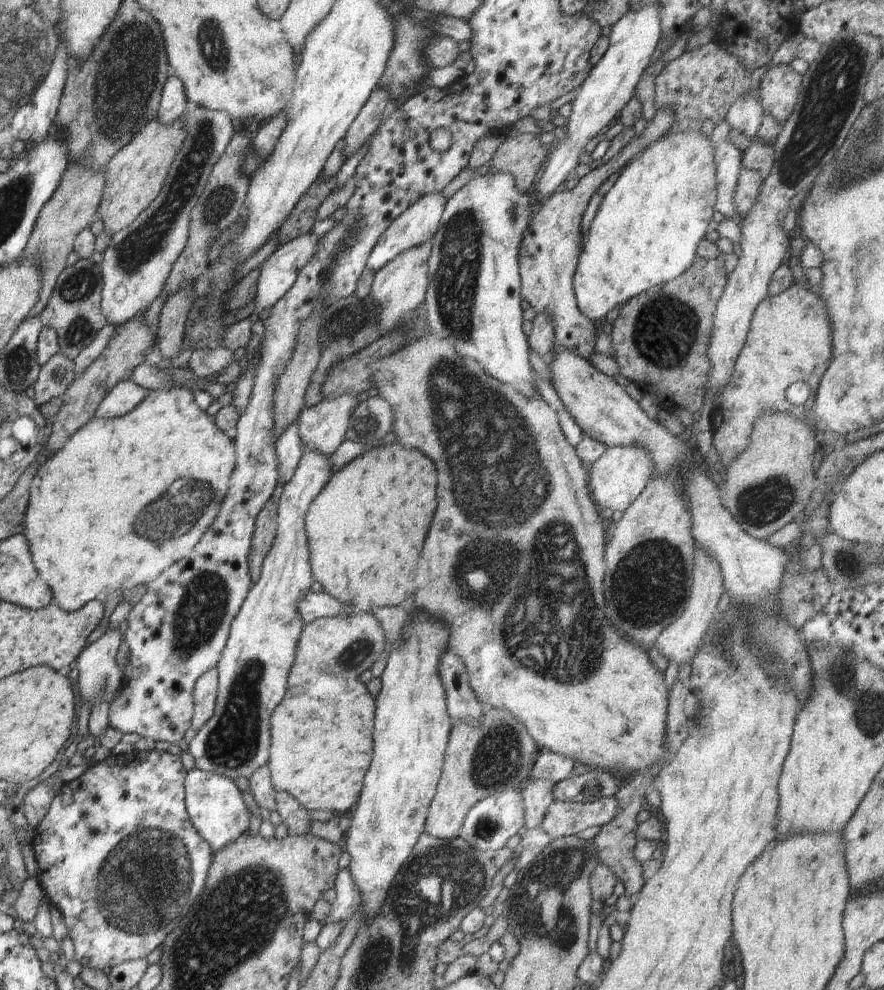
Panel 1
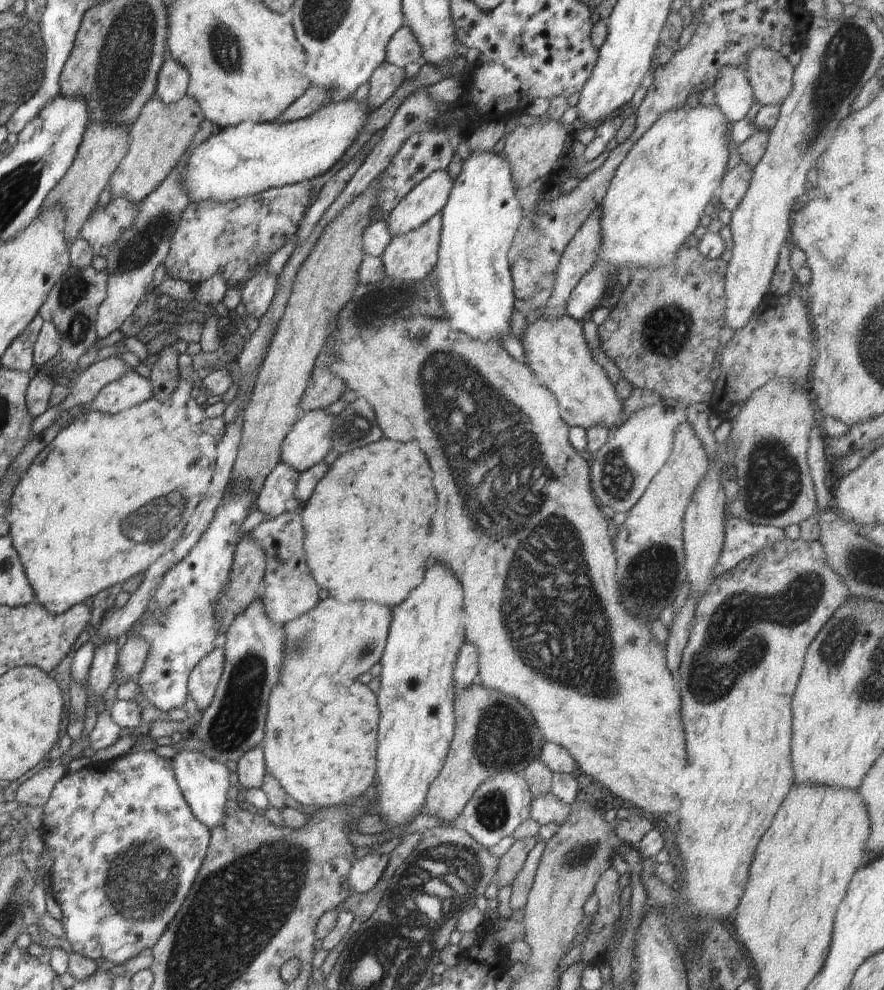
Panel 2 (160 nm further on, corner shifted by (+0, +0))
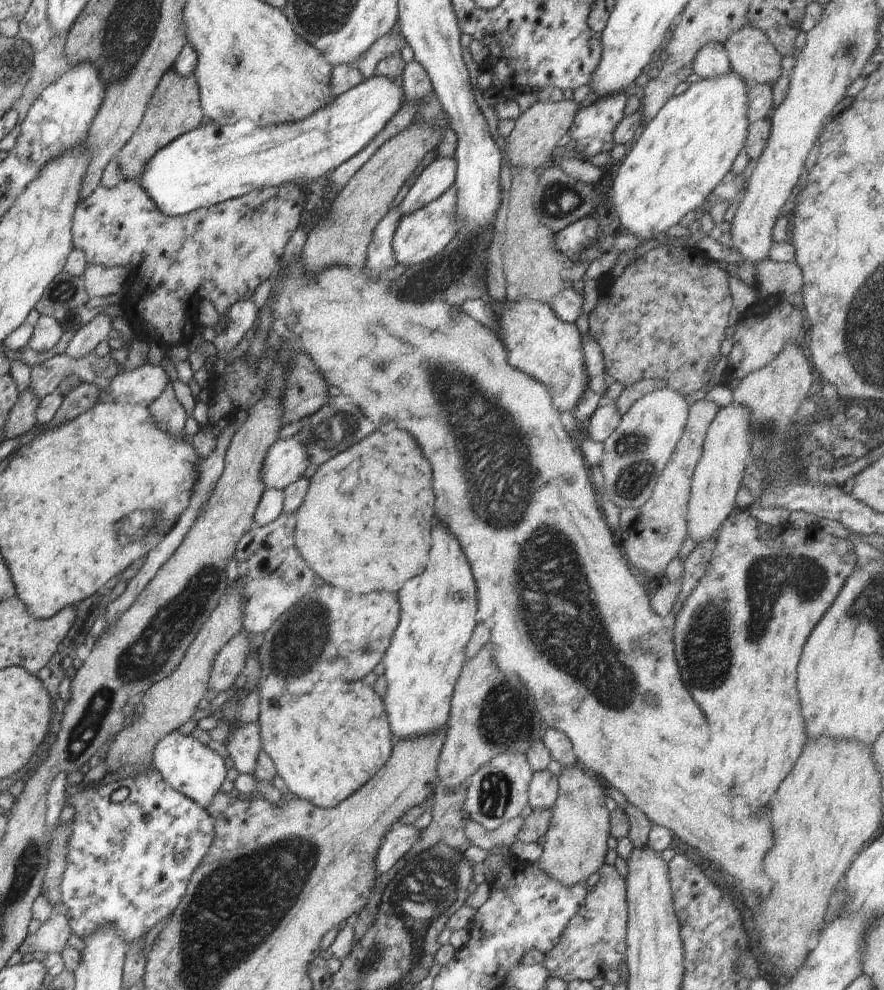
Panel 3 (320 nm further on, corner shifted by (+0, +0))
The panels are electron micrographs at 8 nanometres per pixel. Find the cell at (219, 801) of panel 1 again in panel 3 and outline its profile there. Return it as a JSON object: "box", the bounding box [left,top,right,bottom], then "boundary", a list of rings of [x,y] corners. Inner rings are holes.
{"box":[152,731,227,810],"boundary":[[[180,731],[168,733],[155,744],[152,764],[172,788],[190,797],[206,810],[226,780],[227,768],[220,749],[204,745],[192,735],[182,734]]]}

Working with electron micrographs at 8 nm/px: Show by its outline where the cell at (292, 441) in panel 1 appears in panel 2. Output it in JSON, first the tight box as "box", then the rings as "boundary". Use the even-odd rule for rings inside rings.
{"box":[255,461,299,519],"boundary":[[[280,461],[266,477],[265,485],[257,496],[255,506],[260,510],[259,514],[272,516],[272,519],[284,514],[293,501],[299,474],[290,465]]]}

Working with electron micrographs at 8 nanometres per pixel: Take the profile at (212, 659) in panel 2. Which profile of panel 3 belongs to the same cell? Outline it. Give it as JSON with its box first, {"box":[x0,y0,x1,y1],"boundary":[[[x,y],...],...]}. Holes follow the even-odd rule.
{"box":[209,630,250,693],"boundary":[[[242,630],[222,647],[214,659],[209,691],[218,690],[222,693],[233,686],[250,654],[249,639],[249,634]]]}

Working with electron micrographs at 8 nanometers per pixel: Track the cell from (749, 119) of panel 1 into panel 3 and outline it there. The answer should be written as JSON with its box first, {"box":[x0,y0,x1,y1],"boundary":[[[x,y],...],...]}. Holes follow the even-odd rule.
{"box":[693,43,733,78],"boundary":[[[706,43],[694,55],[693,72],[699,78],[717,77],[733,70],[728,53],[720,43]]]}

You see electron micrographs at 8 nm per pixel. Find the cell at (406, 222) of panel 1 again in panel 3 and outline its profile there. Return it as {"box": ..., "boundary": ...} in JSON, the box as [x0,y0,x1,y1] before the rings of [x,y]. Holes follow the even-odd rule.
{"box":[401,157,457,216],"boundary":[[[436,157],[417,176],[412,188],[401,202],[401,216],[410,214],[442,196],[455,184],[457,164],[452,157]]]}

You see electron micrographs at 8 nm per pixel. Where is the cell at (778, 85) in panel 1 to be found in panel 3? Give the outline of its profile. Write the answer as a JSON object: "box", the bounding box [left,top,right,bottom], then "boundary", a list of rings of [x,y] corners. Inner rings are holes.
{"box":[722,27,782,86],"boundary":[[[758,27],[739,28],[722,44],[730,64],[748,86],[774,83],[782,76],[781,54]]]}

